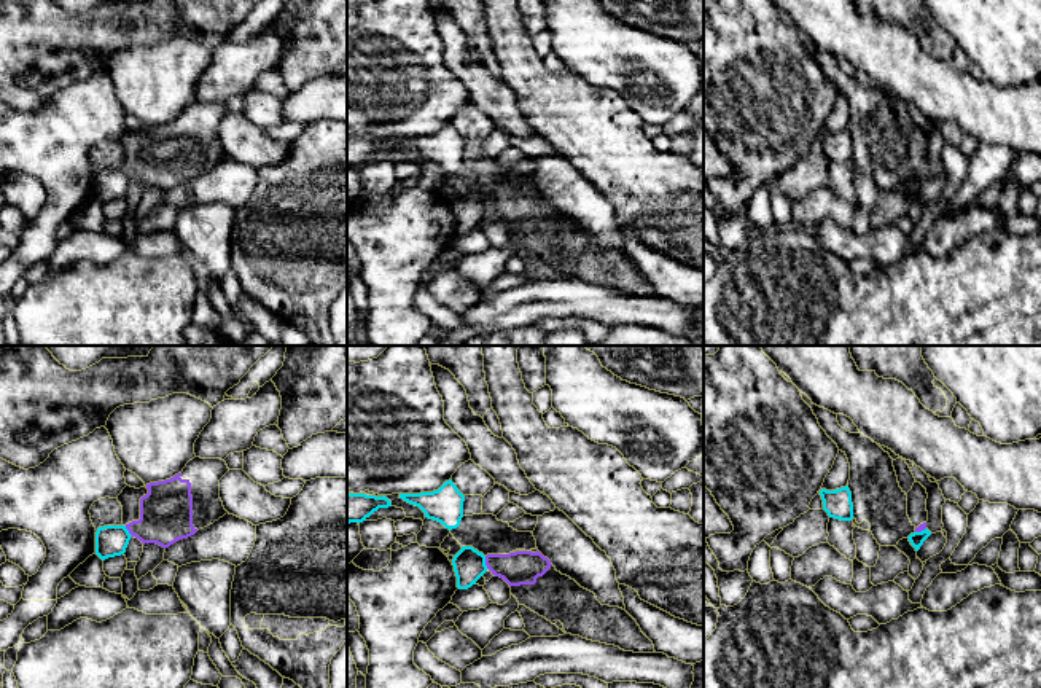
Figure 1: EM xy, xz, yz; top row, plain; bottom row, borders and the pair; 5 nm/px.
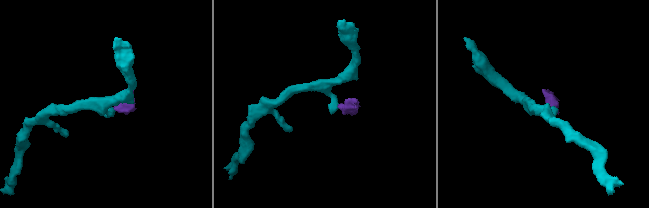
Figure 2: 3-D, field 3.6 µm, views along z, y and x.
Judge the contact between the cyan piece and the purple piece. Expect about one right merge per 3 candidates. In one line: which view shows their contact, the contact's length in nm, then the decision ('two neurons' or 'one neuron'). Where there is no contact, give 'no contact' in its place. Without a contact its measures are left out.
xz | 70 nm | two neurons

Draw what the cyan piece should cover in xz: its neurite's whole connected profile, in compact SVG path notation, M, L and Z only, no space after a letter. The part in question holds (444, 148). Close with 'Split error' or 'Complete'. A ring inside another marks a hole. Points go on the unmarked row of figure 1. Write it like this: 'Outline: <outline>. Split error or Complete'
Outline: M452 123L446 124L438 134L400 137L400 142L419 150L425 156L425 161L441 166L449 174L457 172L463 161L465 139Z. Complete

